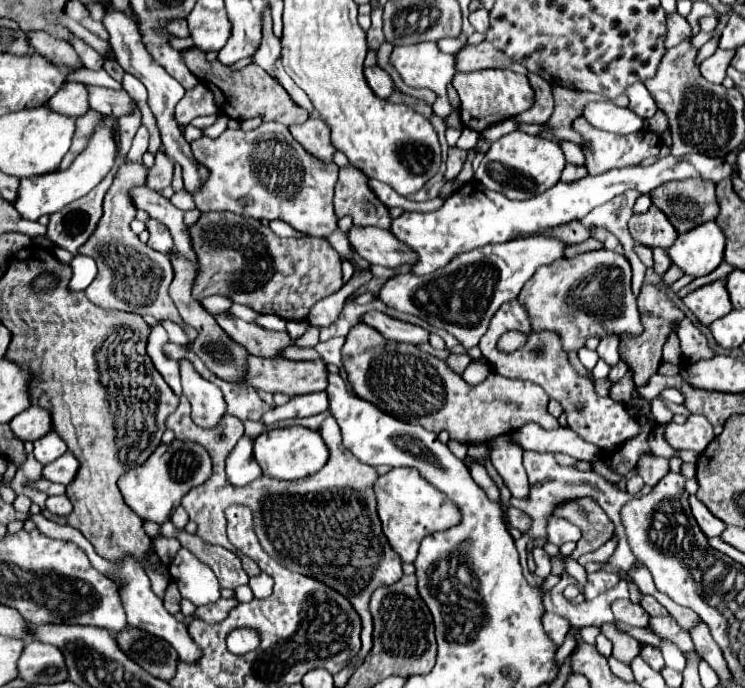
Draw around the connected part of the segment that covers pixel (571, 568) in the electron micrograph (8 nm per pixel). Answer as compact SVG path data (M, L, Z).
M570 556L564 559L565 571L575 578L581 585L585 586L587 583L587 574L584 567L580 566L578 562Z

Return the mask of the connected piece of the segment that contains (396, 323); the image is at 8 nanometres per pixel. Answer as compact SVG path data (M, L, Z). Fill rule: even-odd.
M368 312L366 316L362 316L362 322L370 324L384 338L394 340L394 342L424 344L430 338L428 330L424 330L420 326L414 326L414 324L408 324L408 322L402 322L402 320L396 320L396 318L388 316L388 314L382 314L382 312Z

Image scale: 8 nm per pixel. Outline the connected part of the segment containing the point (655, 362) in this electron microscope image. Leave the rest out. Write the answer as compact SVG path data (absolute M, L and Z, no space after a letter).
M642 286L640 296L638 296L638 310L640 310L640 318L642 318L642 324L644 324L644 332L640 336L634 336L634 338L624 338L620 342L620 356L628 364L628 368L632 370L634 384L646 386L650 376L654 376L658 366L660 366L662 344L666 342L668 334L678 328L678 322L684 318L684 314L656 286Z

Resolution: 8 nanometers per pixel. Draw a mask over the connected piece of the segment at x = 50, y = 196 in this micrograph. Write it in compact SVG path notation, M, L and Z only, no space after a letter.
M104 118L104 122L94 132L88 148L76 156L76 160L72 162L68 170L58 170L58 172L20 180L18 194L14 200L14 208L18 210L18 214L26 220L38 220L42 214L54 214L62 210L64 206L68 206L70 202L88 194L114 166L118 148L116 148L116 142L112 140L112 124L114 124L114 118Z

